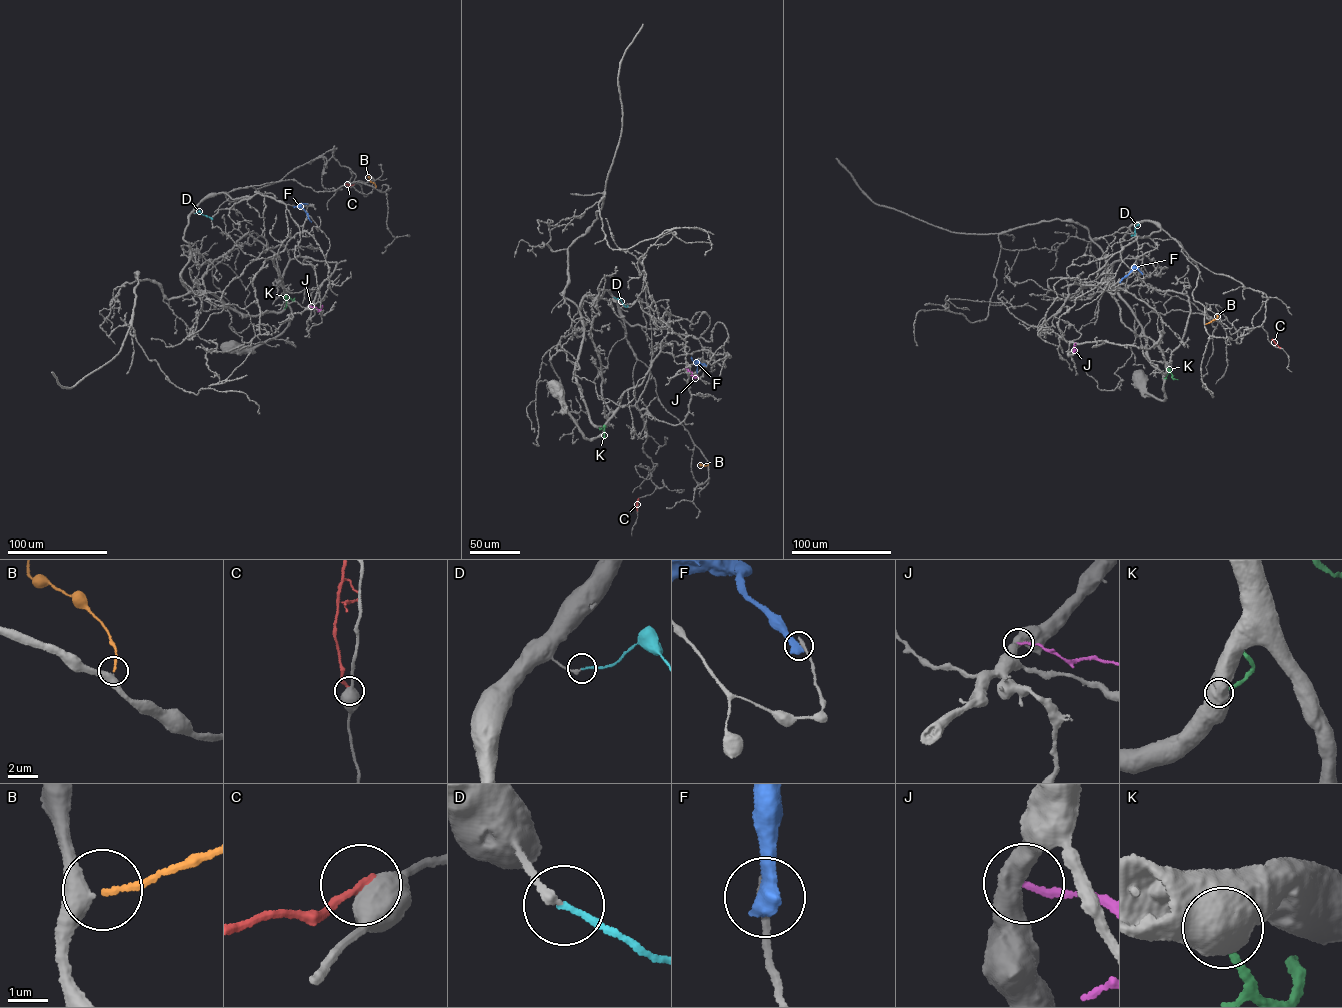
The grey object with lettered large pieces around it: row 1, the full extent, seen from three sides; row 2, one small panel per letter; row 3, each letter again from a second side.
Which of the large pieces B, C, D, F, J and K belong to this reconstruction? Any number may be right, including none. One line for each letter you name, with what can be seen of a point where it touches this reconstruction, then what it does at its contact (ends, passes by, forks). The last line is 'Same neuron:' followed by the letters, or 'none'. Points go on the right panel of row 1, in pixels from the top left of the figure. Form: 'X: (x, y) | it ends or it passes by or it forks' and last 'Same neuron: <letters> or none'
B: (1205, 324) | it ends
D: (1138, 224) | it ends
Same neuron: B, D

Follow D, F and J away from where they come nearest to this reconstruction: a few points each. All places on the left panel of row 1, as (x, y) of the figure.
D: (195, 213), (199, 211), (211, 219)
F: (307, 204), (300, 204), (311, 222)
J: (308, 305), (319, 310), (322, 305)

